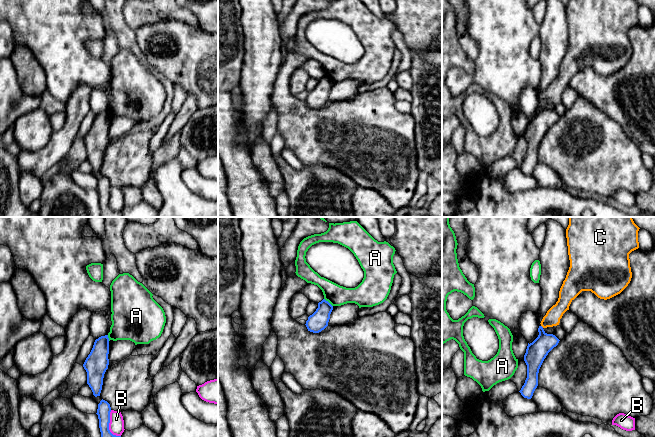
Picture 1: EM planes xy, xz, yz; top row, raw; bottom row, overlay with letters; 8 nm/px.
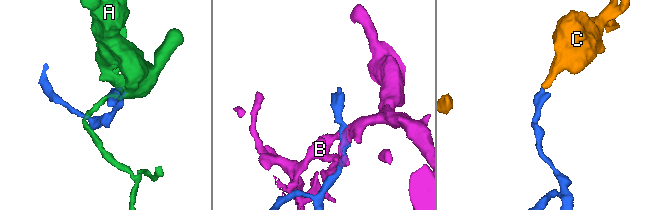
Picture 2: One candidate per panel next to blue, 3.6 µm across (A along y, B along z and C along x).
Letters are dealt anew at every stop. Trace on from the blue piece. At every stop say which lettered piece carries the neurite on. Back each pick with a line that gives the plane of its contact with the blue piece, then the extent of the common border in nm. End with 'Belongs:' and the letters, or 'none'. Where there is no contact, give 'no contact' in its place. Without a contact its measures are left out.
C: no contact
Belongs: C

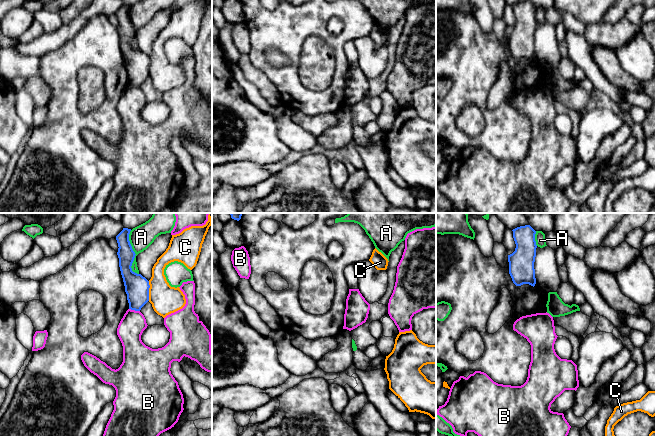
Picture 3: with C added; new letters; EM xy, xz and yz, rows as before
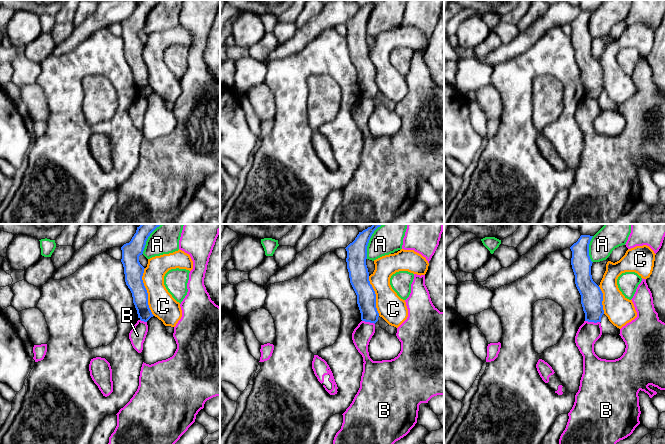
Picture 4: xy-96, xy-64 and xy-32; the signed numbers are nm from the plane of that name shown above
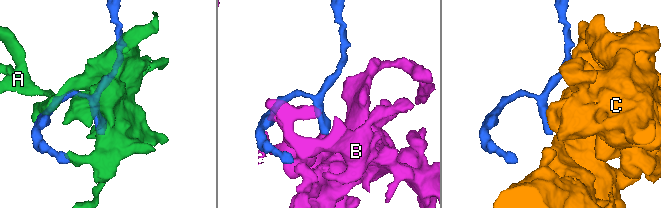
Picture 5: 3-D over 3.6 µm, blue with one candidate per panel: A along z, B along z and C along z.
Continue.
Belongs: none

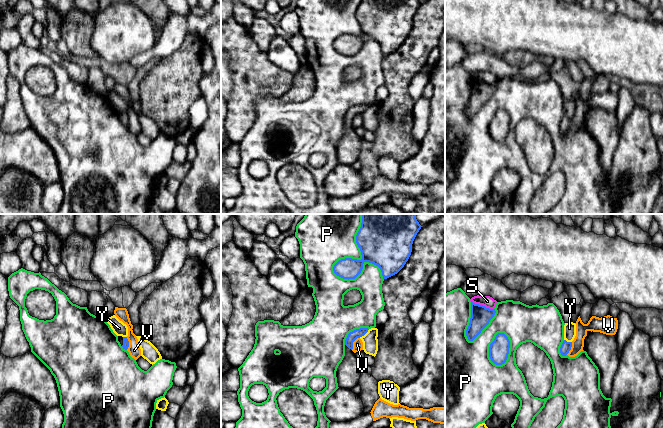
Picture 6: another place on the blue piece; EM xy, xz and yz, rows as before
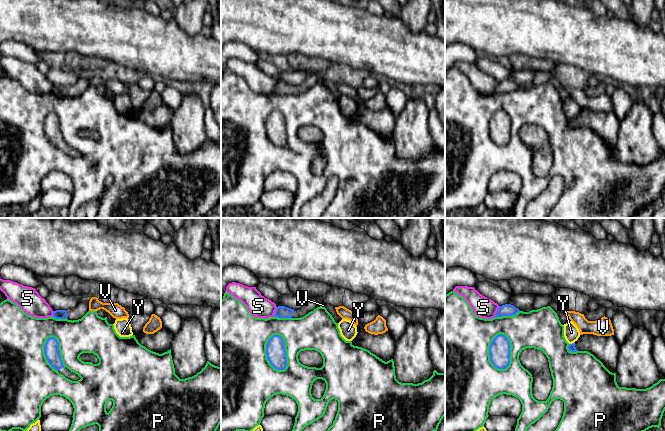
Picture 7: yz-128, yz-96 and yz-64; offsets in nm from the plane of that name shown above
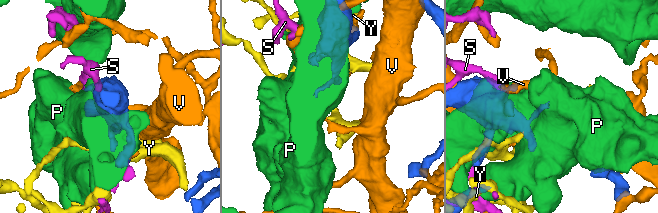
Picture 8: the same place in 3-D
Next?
Belongs: none

